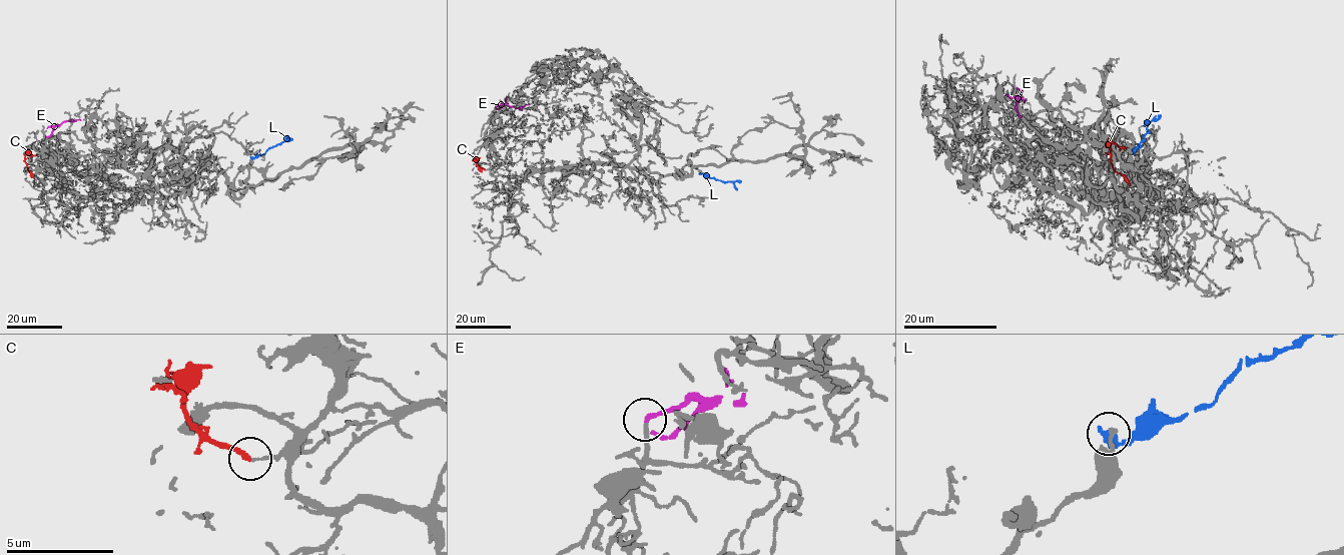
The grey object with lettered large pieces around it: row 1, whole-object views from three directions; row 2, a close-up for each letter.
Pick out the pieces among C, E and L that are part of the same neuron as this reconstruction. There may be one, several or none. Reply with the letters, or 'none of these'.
E

